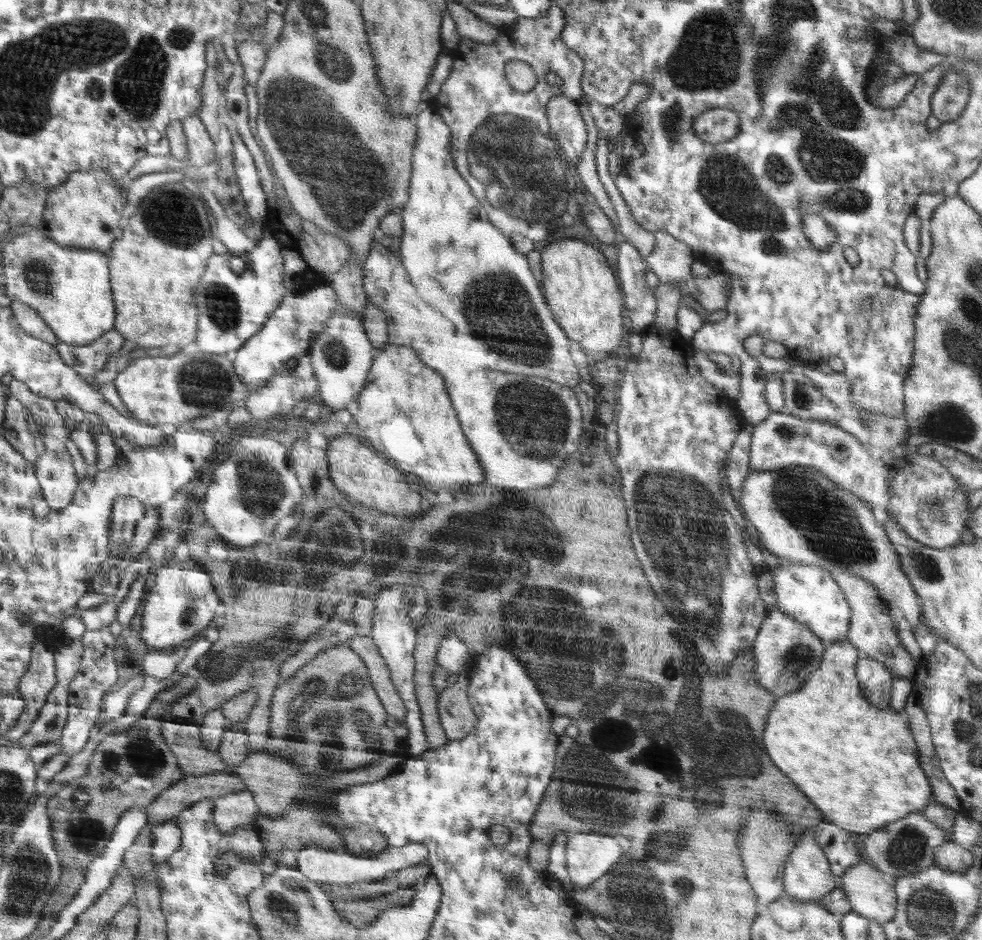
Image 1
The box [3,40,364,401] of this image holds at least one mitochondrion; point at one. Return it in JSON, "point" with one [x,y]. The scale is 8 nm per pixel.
{"point":[172,216]}

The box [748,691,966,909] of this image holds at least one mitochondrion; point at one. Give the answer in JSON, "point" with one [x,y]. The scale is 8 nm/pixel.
{"point":[905,850]}

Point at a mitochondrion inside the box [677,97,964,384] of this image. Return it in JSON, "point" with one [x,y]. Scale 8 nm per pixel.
{"point":[727,189]}

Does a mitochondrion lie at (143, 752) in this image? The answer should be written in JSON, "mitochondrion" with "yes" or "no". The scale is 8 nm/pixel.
{"mitochondrion":"yes"}

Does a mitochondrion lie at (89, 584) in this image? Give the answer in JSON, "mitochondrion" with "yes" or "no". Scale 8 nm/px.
{"mitochondrion":"no"}

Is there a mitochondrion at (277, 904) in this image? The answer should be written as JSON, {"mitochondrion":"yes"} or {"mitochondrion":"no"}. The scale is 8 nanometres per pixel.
{"mitochondrion":"yes"}

